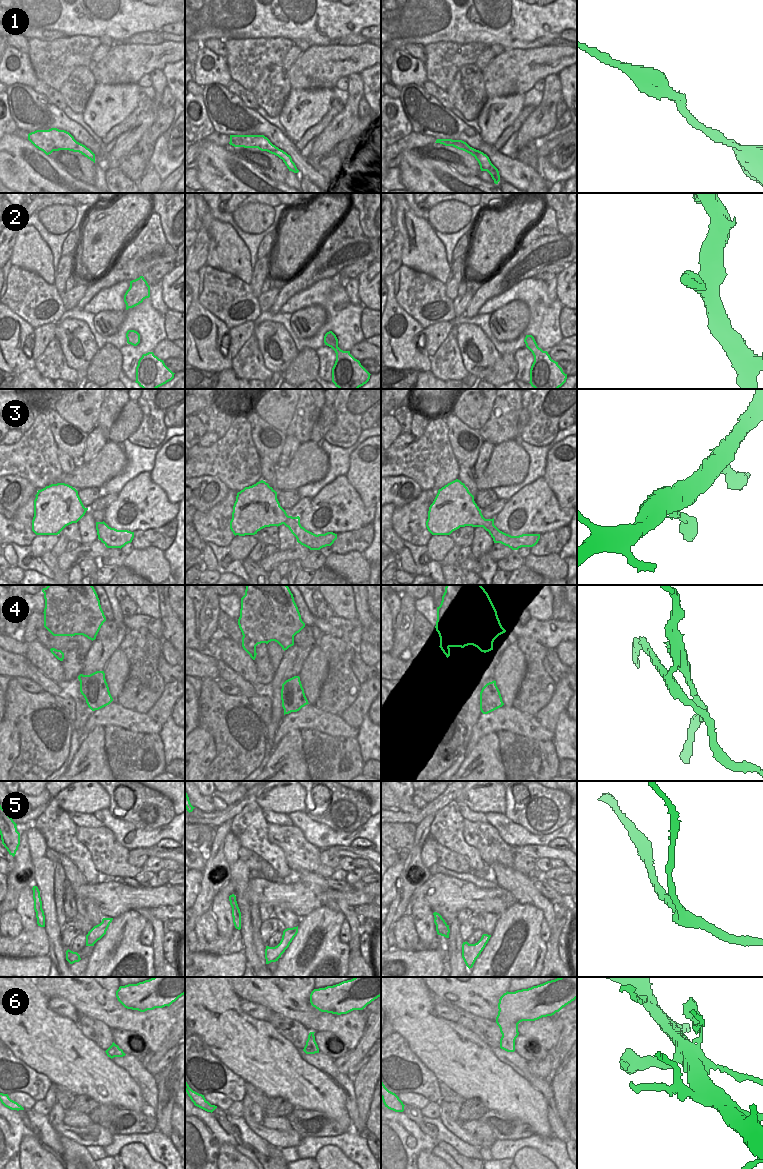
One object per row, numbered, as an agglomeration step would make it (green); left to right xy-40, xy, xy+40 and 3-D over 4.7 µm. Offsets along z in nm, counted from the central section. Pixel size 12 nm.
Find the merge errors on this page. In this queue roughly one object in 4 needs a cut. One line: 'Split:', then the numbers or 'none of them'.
Split: 4

